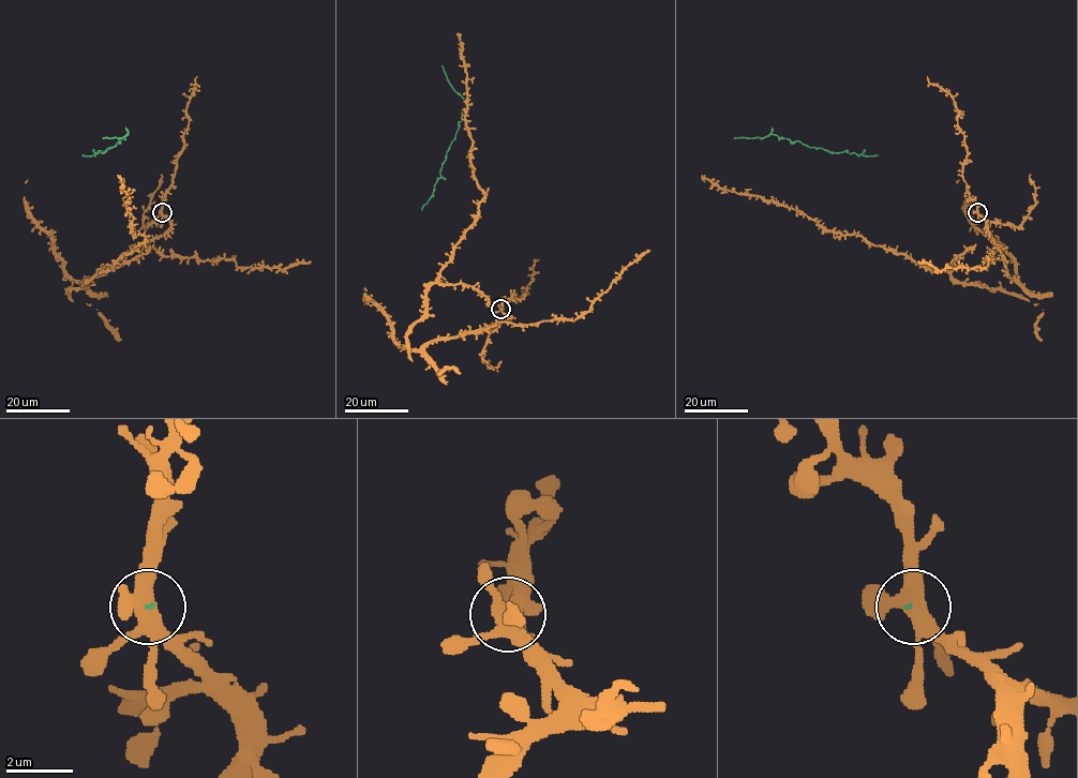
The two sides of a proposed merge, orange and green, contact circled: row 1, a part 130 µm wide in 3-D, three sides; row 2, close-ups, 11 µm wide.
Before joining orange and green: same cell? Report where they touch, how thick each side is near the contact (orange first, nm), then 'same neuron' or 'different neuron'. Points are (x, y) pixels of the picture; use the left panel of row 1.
(162, 212) | 460/50 nm | different neuron

